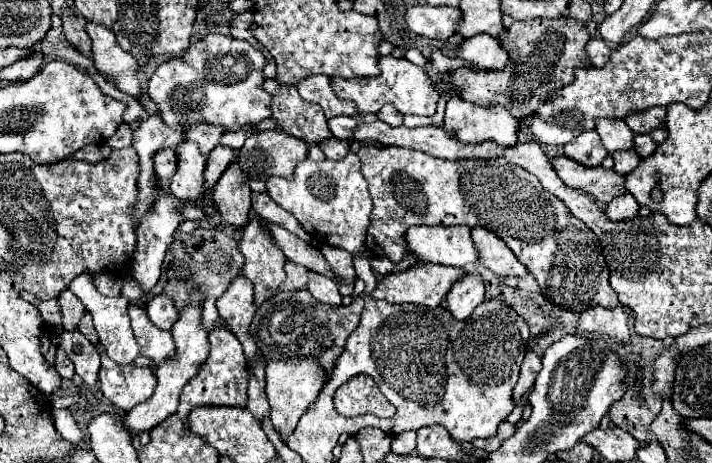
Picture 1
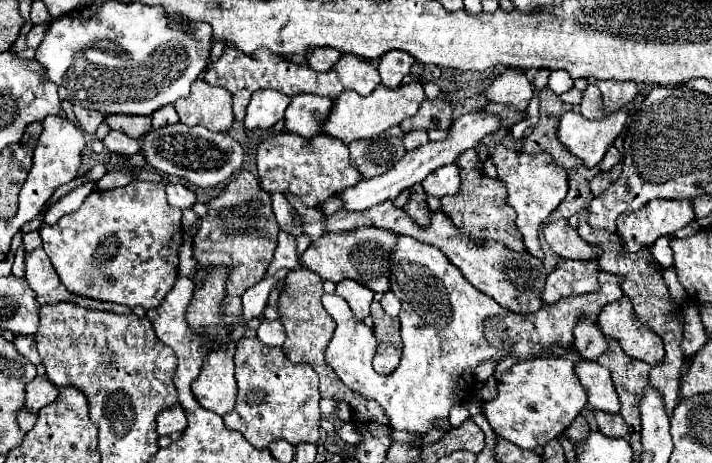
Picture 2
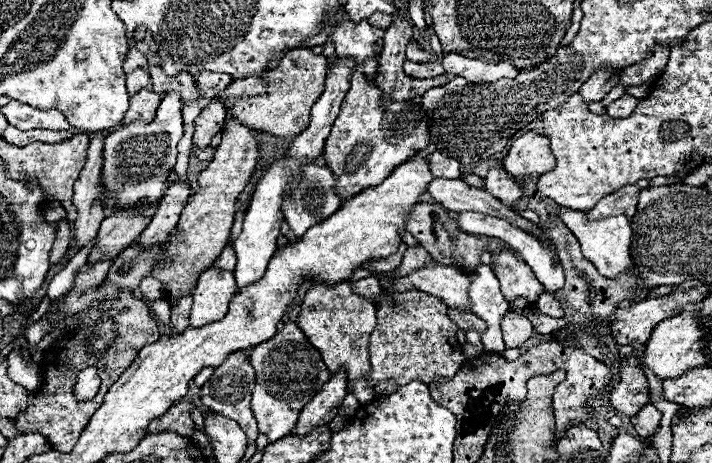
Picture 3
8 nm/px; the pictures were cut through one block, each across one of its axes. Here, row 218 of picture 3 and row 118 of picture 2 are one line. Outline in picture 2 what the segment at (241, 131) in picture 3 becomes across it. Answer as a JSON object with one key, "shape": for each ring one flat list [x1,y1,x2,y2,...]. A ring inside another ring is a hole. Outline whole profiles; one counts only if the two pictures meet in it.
{"shape":[[204,80,192,84,192,94,174,104,180,122,186,126,204,126,212,132,228,132,234,122,232,94,210,86]]}

